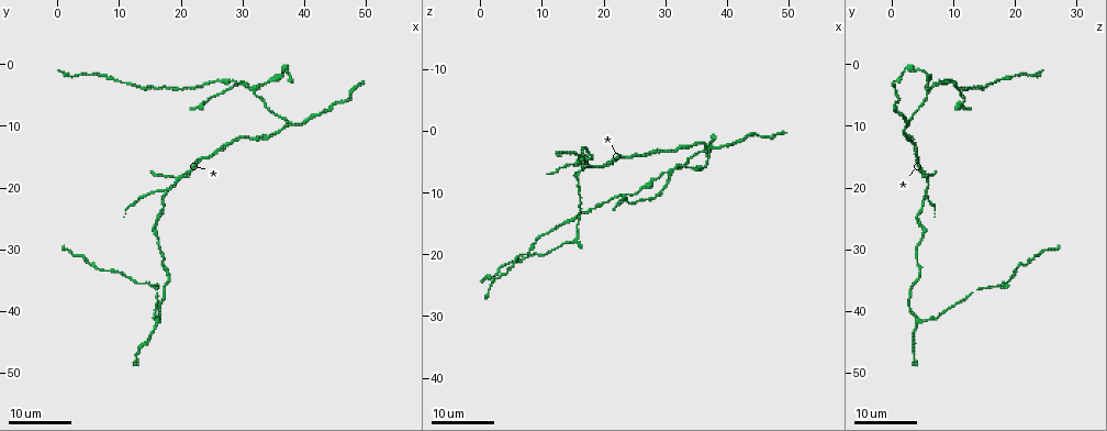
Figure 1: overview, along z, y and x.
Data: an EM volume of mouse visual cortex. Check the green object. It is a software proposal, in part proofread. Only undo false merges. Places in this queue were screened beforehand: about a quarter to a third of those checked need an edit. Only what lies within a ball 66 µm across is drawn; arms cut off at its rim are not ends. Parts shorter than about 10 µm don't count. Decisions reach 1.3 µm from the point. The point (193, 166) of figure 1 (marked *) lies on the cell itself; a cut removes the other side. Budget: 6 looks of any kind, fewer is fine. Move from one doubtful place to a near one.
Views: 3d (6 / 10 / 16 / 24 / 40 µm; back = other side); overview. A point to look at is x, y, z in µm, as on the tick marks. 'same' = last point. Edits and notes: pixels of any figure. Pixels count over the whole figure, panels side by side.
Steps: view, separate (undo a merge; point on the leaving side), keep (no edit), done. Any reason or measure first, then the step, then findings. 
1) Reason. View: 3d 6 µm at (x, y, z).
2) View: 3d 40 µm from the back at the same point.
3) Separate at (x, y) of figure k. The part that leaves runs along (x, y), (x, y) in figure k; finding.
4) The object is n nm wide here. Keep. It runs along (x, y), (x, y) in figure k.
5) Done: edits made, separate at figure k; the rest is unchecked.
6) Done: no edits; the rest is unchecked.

Three-way junction. View: 3d 16 µm at (20.0, 18.5, 5.5).

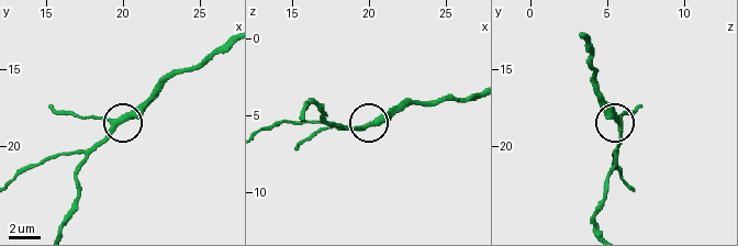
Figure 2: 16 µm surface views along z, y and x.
Closer look. View: 3d 6 µm at (19.8, 18.2, 5.8).

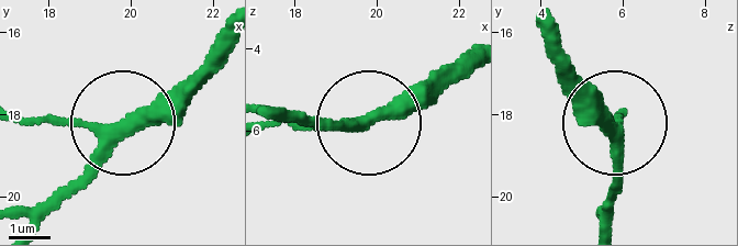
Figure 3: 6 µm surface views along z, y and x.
The object is 310 nm wide here. Keep. It runs along (210, 57), (130, 116), (35, 221) in figure 3; one cell here.

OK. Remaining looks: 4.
Three arms meet. View: 3d 24 µm at (37.5, 9.5, 2.5).

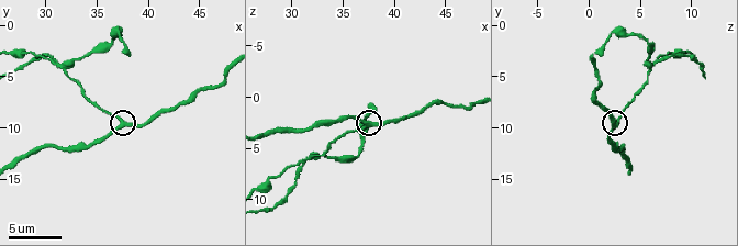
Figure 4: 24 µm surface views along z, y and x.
Zoom in. View: 3d 10 µm at (37.6, 9.4, 2.8).

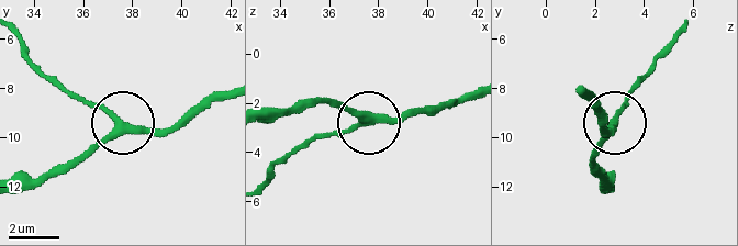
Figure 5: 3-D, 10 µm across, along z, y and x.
View: 3d 6 µm at (37.5, 9.5, 2.7).

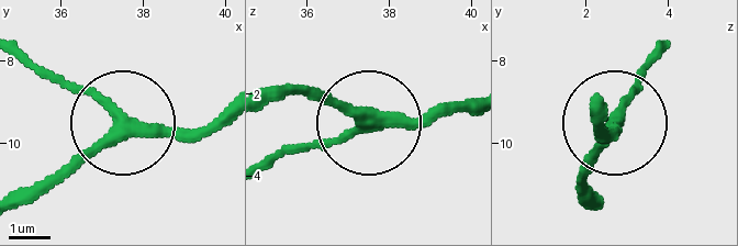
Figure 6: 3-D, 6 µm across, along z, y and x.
Keep. It runs along (23, 197), (118, 130), (222, 126) in figure 6; one cell here.

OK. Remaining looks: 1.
Done: no edits; the rest is unchecked.

